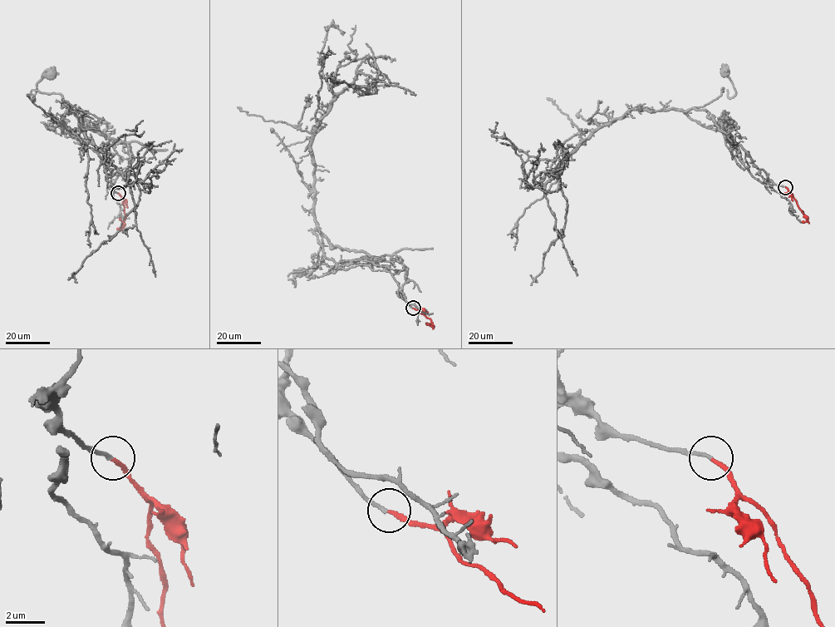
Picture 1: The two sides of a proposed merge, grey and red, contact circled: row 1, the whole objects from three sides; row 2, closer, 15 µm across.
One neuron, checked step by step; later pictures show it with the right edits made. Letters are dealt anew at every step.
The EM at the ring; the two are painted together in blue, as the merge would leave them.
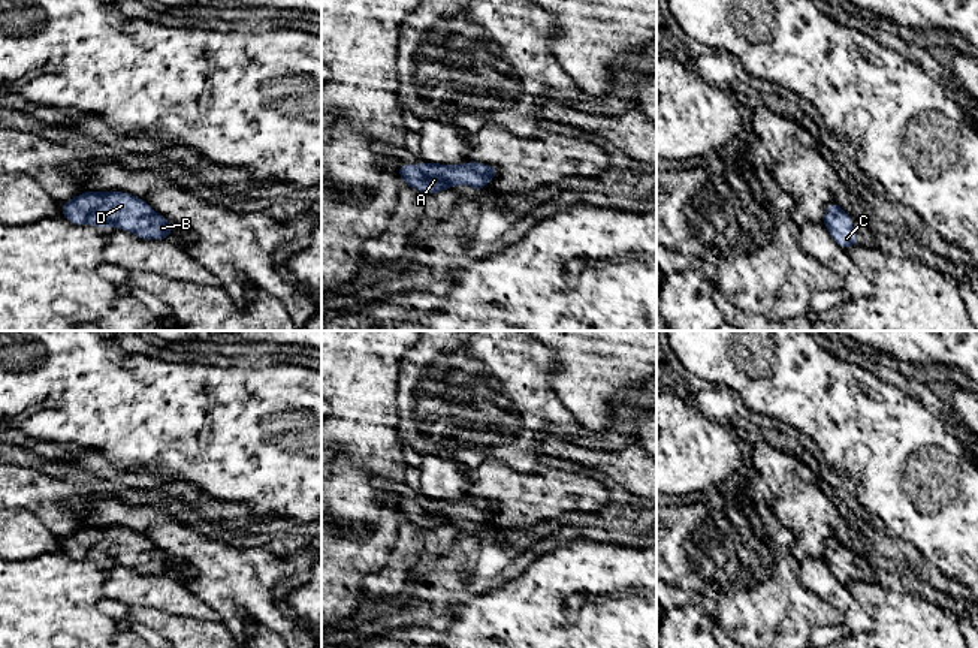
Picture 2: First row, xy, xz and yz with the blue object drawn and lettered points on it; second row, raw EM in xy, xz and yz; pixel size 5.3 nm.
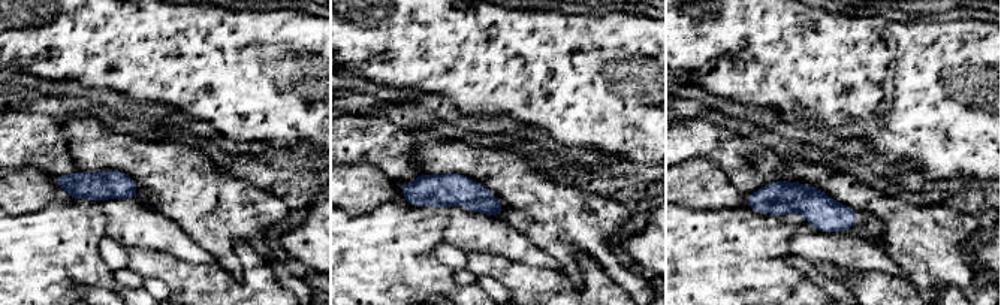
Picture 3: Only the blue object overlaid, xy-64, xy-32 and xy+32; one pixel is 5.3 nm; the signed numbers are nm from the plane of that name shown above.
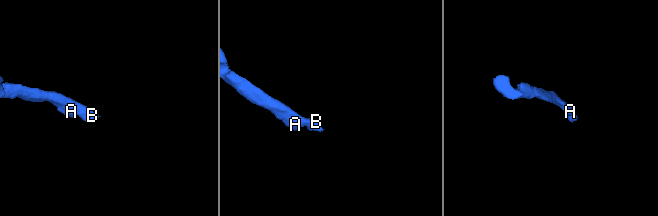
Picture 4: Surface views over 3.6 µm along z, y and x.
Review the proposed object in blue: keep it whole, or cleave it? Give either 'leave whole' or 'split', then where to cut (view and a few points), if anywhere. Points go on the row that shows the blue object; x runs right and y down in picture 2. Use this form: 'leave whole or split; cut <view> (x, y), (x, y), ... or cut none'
leave whole; cut none

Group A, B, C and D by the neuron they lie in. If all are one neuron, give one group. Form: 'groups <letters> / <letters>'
groups A B C D

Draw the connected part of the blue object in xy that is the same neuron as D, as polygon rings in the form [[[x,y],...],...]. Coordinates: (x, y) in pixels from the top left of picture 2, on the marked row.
[[[87,190],[63,204],[61,210],[61,216],[75,224],[117,226],[142,239],[167,239],[169,233],[176,229],[145,201],[124,192]]]

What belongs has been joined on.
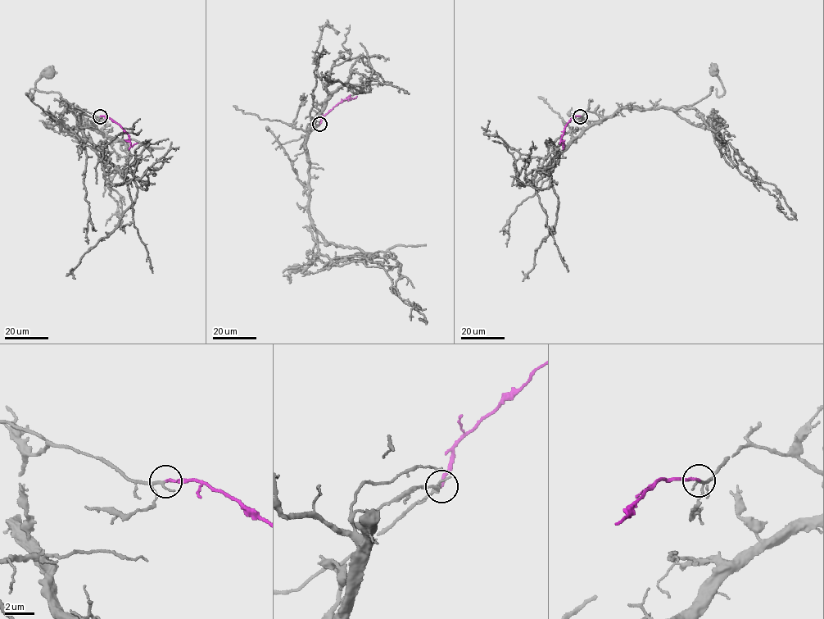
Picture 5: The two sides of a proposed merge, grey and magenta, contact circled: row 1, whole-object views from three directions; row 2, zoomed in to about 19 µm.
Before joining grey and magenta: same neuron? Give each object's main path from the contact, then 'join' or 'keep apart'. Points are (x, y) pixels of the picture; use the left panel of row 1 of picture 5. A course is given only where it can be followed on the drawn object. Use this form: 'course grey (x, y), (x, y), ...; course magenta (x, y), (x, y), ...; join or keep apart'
course grey (101, 116), (65, 111), (57, 93), (30, 88), (33, 98), (36, 80), (49, 72); course magenta (100, 116), (106, 116), (119, 125), (128, 134), (131, 146), (138, 143); join

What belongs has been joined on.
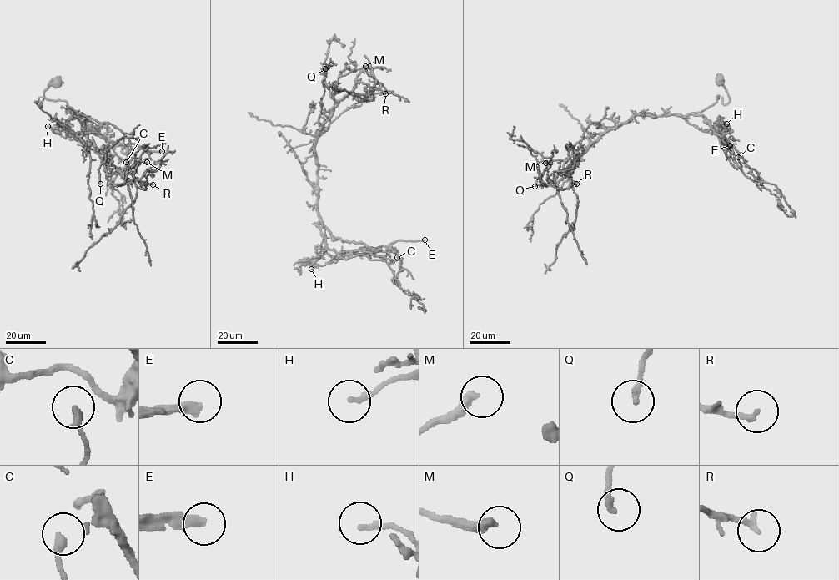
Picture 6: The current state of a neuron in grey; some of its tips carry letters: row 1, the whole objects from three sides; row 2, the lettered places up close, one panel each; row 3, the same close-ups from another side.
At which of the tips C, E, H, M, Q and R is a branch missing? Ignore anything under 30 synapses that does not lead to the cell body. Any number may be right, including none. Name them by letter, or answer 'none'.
E

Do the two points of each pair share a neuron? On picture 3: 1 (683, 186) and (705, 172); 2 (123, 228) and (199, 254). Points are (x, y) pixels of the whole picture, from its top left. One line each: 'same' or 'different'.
1: same
2: same

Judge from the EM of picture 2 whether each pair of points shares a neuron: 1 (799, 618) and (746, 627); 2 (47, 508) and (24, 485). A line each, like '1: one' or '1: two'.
1: one
2: one

